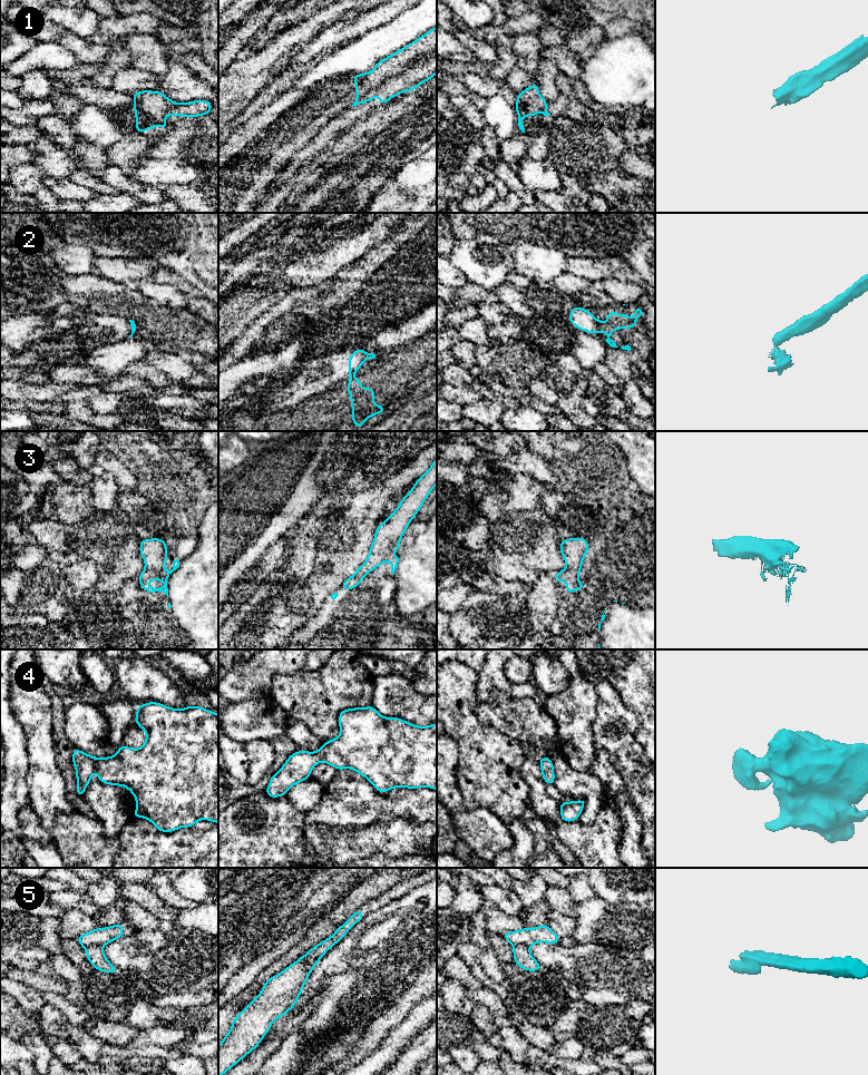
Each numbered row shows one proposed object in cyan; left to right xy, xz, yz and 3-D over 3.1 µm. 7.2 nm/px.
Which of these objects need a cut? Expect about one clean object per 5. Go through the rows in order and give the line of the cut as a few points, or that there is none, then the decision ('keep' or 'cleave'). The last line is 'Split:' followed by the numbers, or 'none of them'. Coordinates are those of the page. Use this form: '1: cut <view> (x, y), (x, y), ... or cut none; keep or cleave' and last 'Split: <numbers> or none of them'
1: cut xz (436, 47), (400, 74), (387, 78), (362, 97), (358, 96); cleave
2: cut xz (353, 372), (350, 374); cleave
3: cut none; keep
4: cut none; keep
5: cut xz (323, 954), (313, 959), (306, 958); cleave
Split: 1, 2, 5

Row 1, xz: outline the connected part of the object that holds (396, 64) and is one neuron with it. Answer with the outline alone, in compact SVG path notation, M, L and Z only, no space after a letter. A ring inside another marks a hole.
M437 27L430 29L402 49L377 62L376 67L365 74L352 76L360 81L355 92L363 98L368 92L379 88L389 78L401 75L418 59L427 57L437 48Z

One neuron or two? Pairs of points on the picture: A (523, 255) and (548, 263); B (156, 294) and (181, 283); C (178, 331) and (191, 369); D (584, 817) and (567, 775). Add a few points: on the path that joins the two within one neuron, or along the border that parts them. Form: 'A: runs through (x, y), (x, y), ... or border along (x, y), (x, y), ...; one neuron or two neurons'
A: runs through (529, 259), (542, 263); one neuron
B: border along (157, 282), (173, 284), (187, 296); two neurons
C: border along (155, 348), (181, 354); two neurons
D: runs through (589, 807), (589, 798), (577, 785); one neuron

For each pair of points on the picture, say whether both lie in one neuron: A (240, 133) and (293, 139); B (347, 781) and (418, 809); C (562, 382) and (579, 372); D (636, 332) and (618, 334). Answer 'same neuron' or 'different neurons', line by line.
A: different neurons
B: same neuron
C: same neuron
D: same neuron

